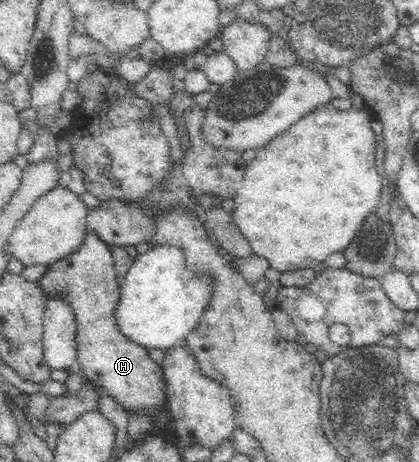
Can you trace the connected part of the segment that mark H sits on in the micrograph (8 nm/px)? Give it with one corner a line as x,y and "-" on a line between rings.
89,231
83,244
75,252
48,265
48,270
37,281
48,297
67,300
73,308
77,323
77,358
86,378
112,396
125,410
146,412
154,418
153,426
167,426
172,422
168,409
166,384
162,368
149,357
147,347
129,340
121,333
115,321
115,308
120,298
120,280
116,276
110,245

